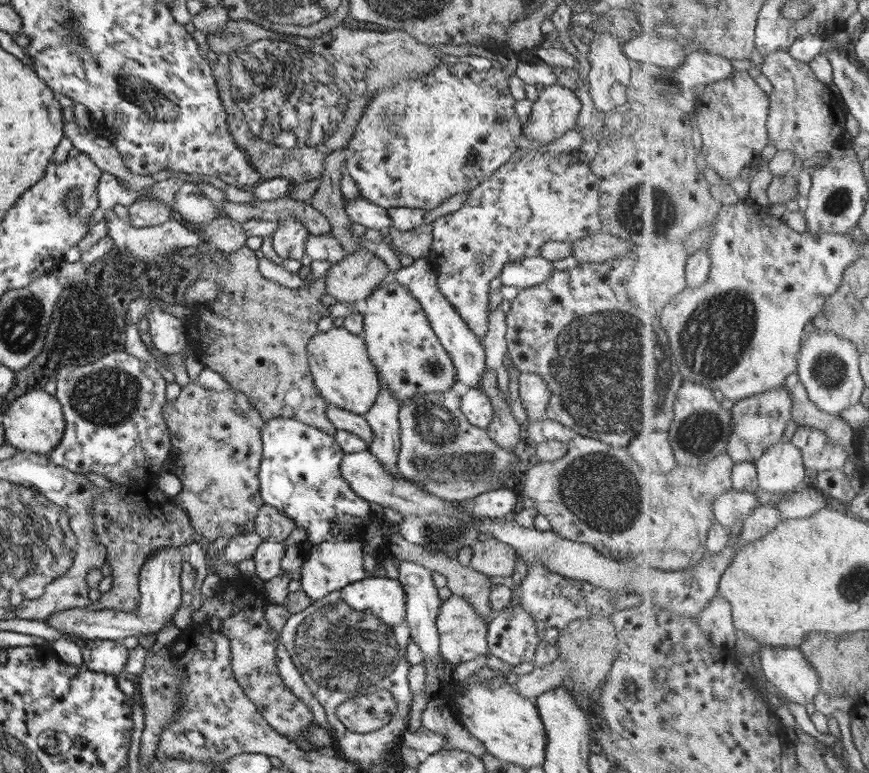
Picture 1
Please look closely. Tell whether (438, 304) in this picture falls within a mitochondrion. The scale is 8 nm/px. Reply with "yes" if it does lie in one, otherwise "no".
no

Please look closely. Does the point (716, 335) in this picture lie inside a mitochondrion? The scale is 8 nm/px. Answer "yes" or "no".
yes

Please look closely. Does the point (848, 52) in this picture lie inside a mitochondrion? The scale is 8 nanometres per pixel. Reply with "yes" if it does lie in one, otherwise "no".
no

